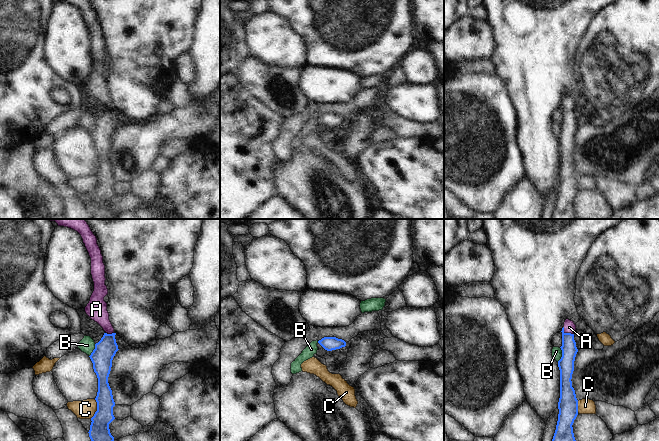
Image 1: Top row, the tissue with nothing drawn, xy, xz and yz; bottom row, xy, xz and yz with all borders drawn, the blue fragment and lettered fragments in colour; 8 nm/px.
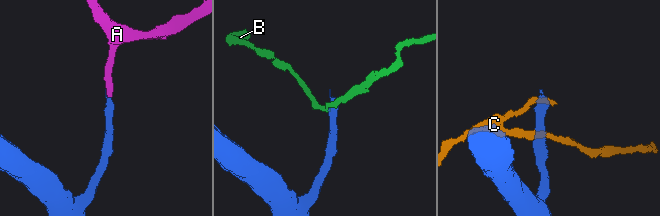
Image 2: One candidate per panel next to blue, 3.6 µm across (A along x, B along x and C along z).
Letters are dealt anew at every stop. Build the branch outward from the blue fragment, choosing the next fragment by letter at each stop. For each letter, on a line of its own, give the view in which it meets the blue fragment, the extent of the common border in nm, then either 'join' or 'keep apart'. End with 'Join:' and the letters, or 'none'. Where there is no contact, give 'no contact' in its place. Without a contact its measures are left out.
A: meets blue in yz; contact 110 nm long; join
B: meets blue in yz; contact 120 nm long; keep apart
C: meets blue in xy; contact 160 nm long; keep apart
Join: A

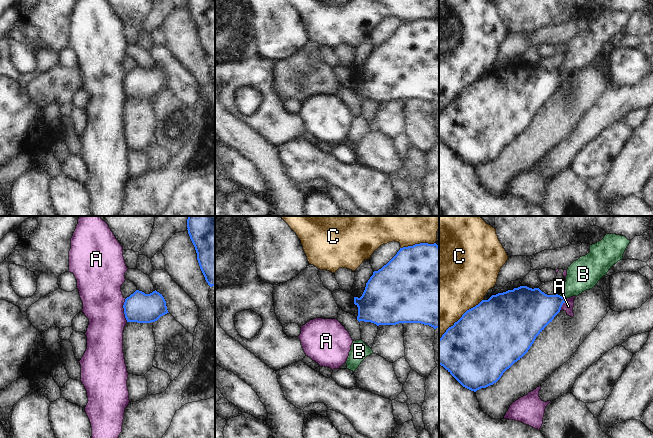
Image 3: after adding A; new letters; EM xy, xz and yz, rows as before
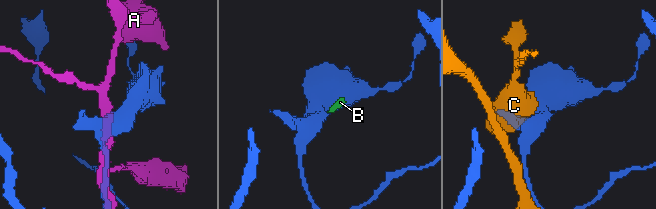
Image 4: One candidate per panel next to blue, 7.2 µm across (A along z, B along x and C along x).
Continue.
A: meets blue in xy; contact 190 nm long; keep apart
B: meets blue in yz; contact 80 nm long; join
C: meets blue in yz; contact 480 nm long; keep apart
Join: B

